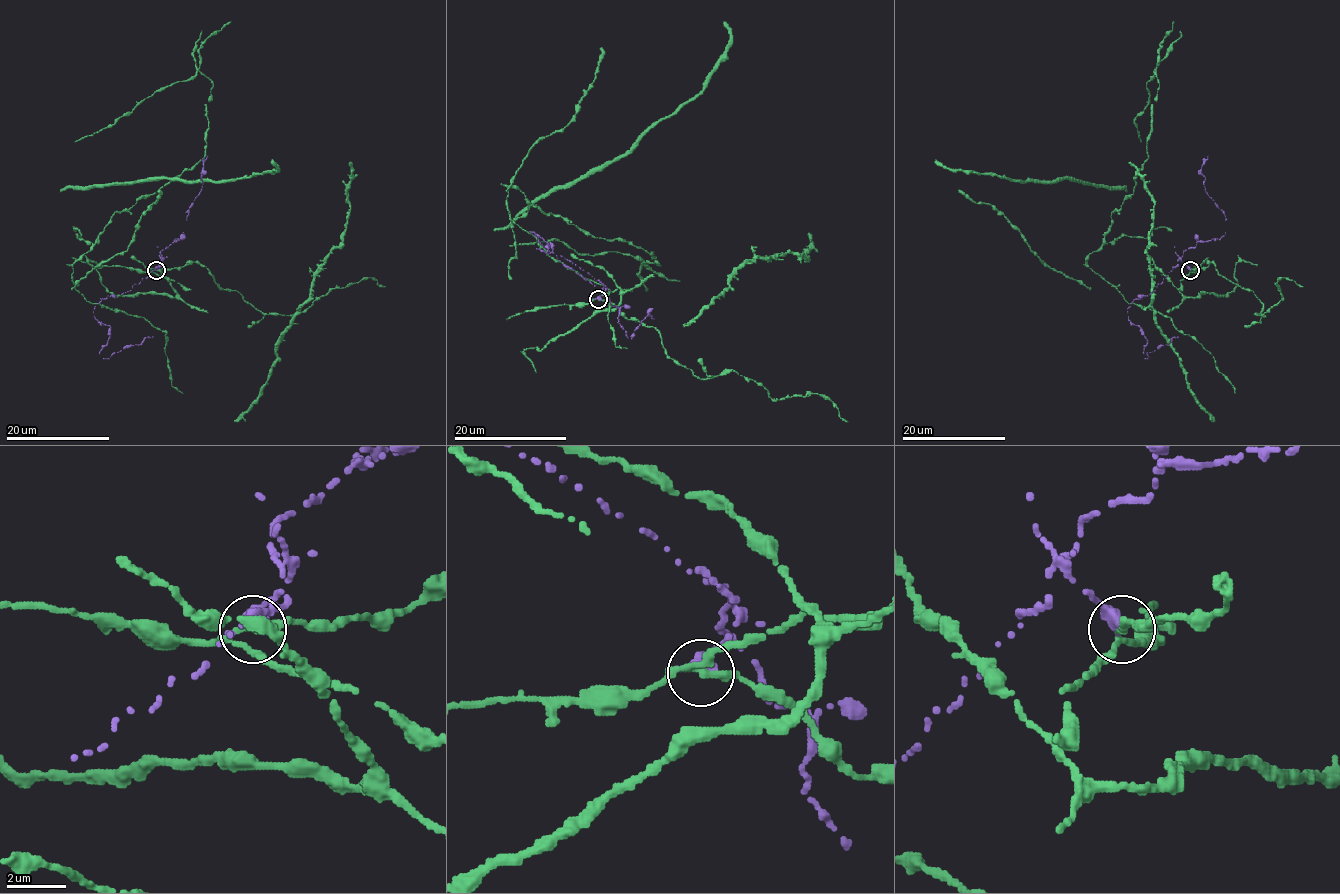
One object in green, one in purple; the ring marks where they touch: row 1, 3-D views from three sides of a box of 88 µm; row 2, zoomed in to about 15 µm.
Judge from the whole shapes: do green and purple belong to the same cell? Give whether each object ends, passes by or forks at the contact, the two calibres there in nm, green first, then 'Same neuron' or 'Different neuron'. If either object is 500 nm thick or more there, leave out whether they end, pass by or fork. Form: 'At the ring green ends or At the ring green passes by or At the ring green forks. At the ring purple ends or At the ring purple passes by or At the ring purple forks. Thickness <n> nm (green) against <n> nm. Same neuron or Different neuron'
At the ring green forks. At the ring purple ends. Thickness 190 nm (green) against 480 nm. Different neuron

